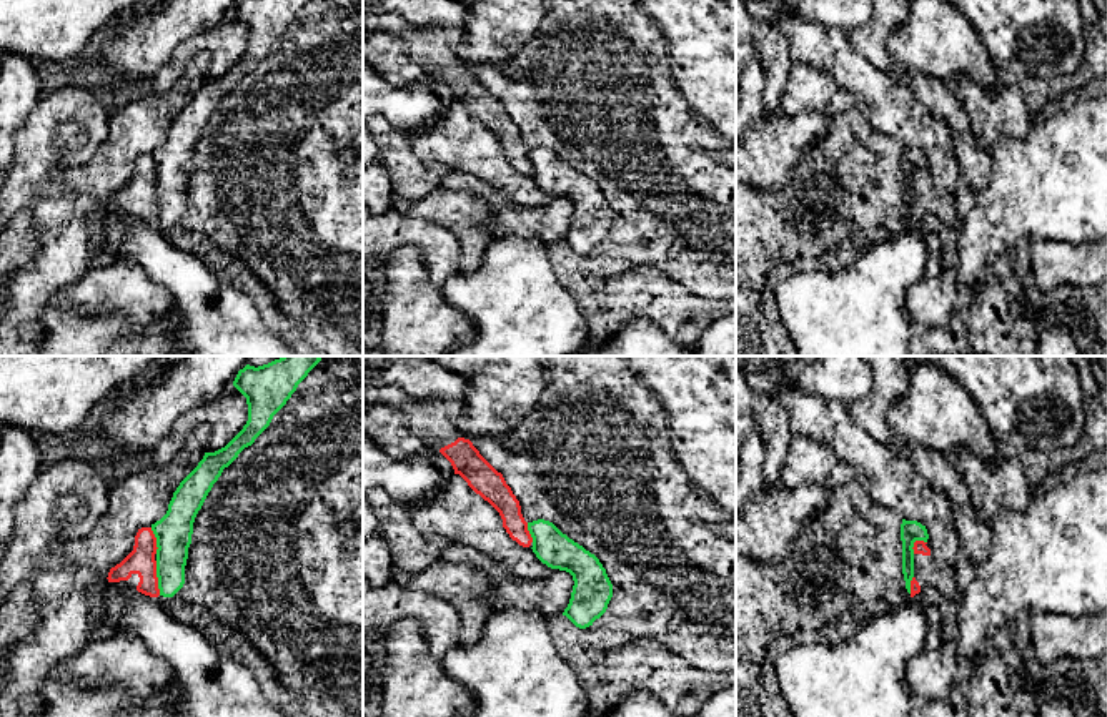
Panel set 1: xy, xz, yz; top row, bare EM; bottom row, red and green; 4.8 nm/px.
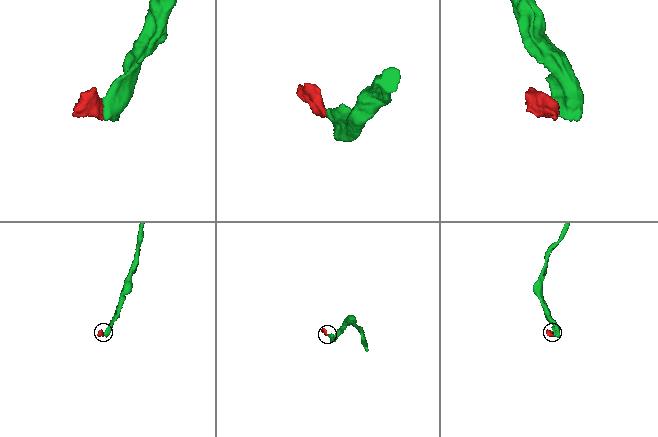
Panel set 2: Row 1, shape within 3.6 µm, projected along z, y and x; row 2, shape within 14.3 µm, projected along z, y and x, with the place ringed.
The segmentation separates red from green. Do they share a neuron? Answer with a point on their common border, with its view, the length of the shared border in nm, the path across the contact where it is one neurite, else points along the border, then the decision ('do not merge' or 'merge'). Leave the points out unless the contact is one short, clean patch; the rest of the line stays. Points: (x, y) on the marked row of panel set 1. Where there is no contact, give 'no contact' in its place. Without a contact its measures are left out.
meets red in xy at (157, 578); contact 170 nm long; border along xy (155, 561), (160, 594); do not merge

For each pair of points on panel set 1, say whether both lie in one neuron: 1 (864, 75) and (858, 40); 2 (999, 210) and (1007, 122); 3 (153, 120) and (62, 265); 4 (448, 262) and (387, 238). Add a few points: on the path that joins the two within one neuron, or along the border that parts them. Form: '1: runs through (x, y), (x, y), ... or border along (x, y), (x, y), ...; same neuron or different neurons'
1: border along (848, 35), (856, 52), (878, 69), (894, 75); different neurons
2: border along (1032, 123), (1022, 138), (1002, 137), (989, 150); different neurons
3: runs through (117, 157), (62, 217), (62, 228); same neuron
4: runs through (433, 247), (423, 237), (402, 237); same neuron

